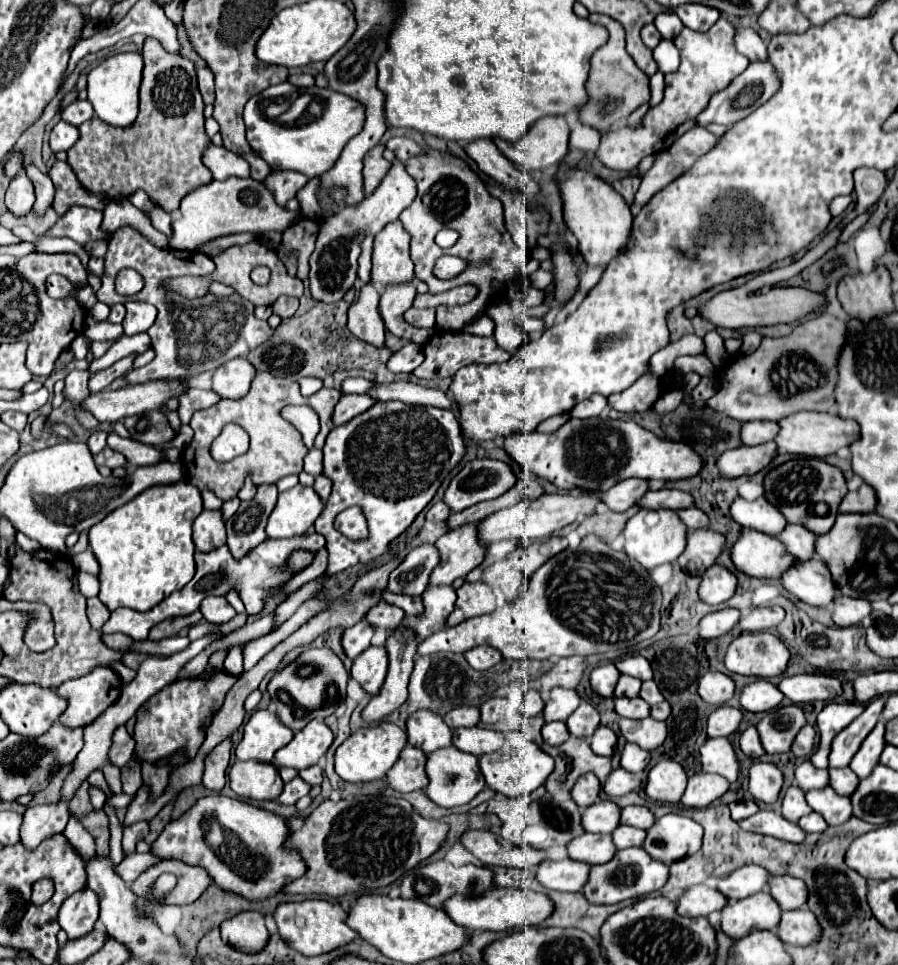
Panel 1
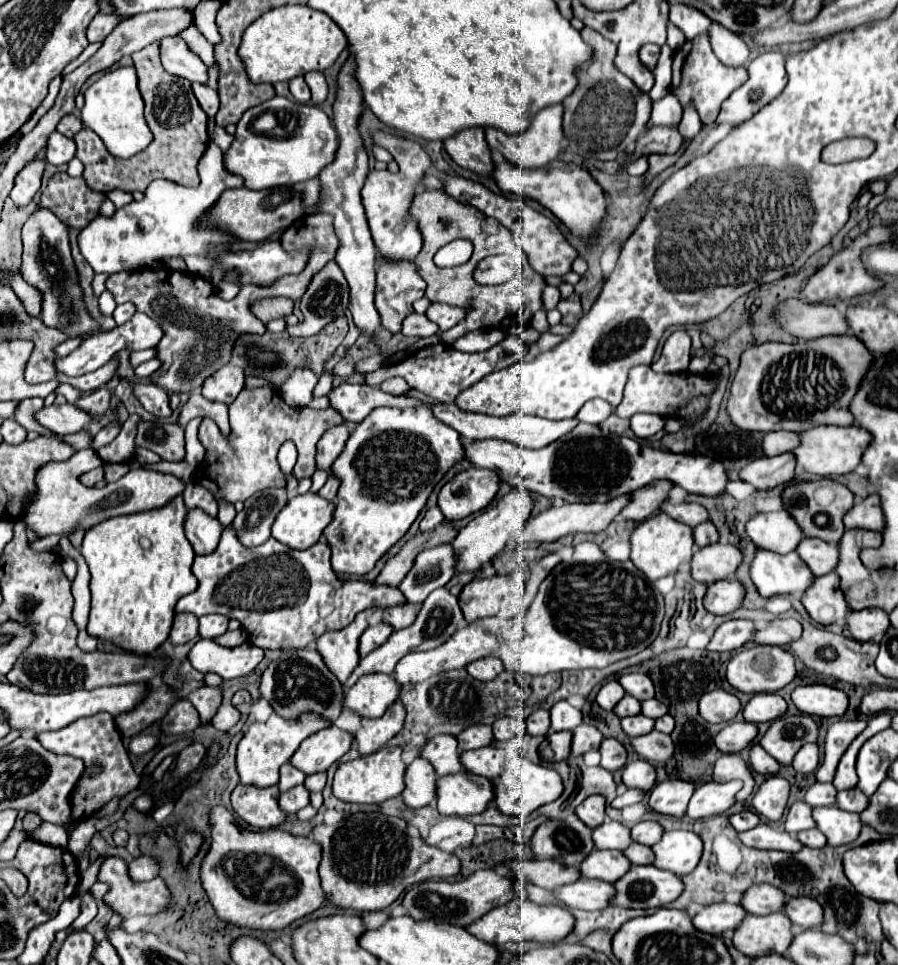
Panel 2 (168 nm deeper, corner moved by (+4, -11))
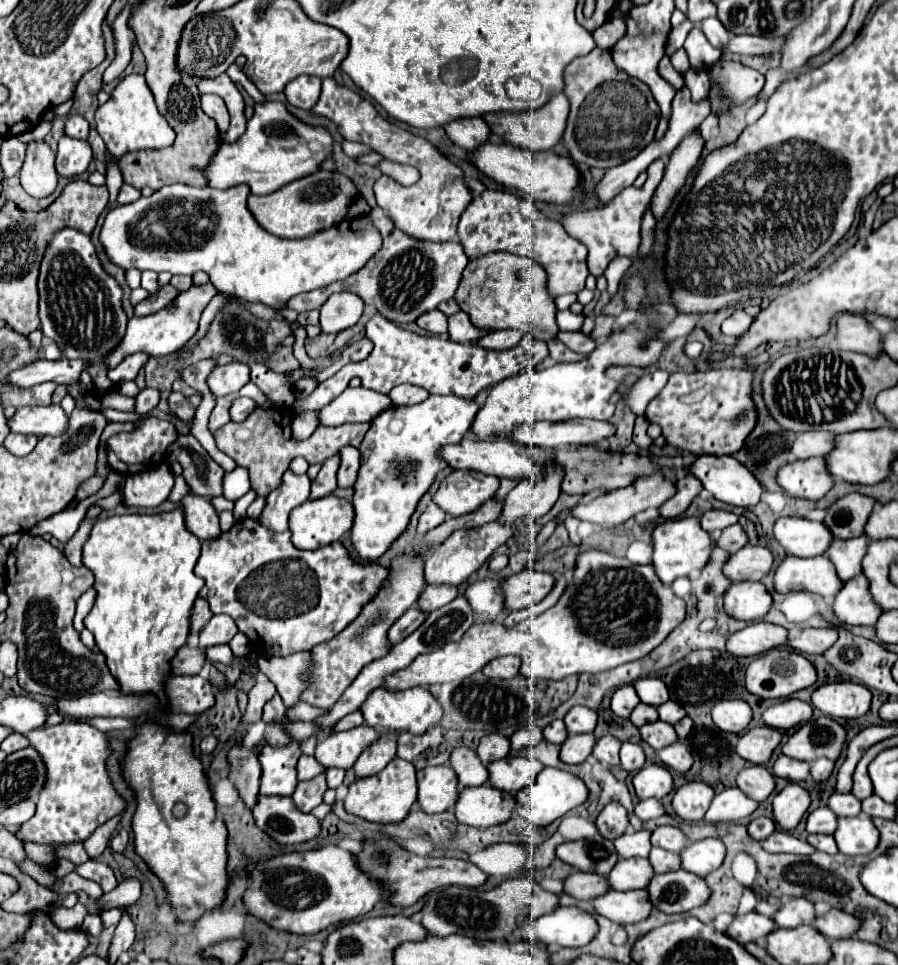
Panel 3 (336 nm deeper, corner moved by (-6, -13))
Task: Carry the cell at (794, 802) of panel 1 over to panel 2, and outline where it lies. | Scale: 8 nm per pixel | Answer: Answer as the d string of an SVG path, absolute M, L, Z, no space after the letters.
M804 801L792 803L790 809L788 809L784 825L786 825L788 833L800 833L804 829L816 827L816 823L812 819L812 807L808 803L804 803Z

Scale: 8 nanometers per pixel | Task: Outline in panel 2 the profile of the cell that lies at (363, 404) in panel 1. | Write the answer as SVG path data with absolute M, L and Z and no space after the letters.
M336 425L332 429L328 429L328 433L324 433L324 437L320 437L318 441L318 455L316 455L316 467L320 469L330 469L330 465L334 463L334 459L340 455L340 451L344 449L344 443L348 439L350 431L348 425Z

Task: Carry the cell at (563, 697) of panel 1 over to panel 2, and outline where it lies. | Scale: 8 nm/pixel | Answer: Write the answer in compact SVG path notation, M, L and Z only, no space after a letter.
M568 701L554 703L550 715L552 715L550 731L572 731L582 723L582 713L576 707L572 707Z

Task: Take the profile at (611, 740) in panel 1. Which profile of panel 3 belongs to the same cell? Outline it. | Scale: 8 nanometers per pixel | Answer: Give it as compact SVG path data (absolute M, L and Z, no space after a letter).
M622 743L622 749L620 749L620 765L622 765L622 769L626 769L628 773L638 771L644 765L644 761L646 761L646 757L644 757L644 751L642 751L640 745Z

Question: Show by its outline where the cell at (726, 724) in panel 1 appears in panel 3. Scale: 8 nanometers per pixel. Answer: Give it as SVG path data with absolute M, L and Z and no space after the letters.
M766 725L754 727L740 737L736 745L736 753L754 765L764 765L768 763L780 741L782 741L782 733L778 729Z

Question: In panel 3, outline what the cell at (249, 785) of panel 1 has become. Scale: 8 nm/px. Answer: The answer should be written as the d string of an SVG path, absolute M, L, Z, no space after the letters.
M258 797L258 805L254 807L252 813L254 813L256 825L282 845L304 843L320 835L320 821L312 813L298 811L298 807L294 807L294 801L290 797Z

